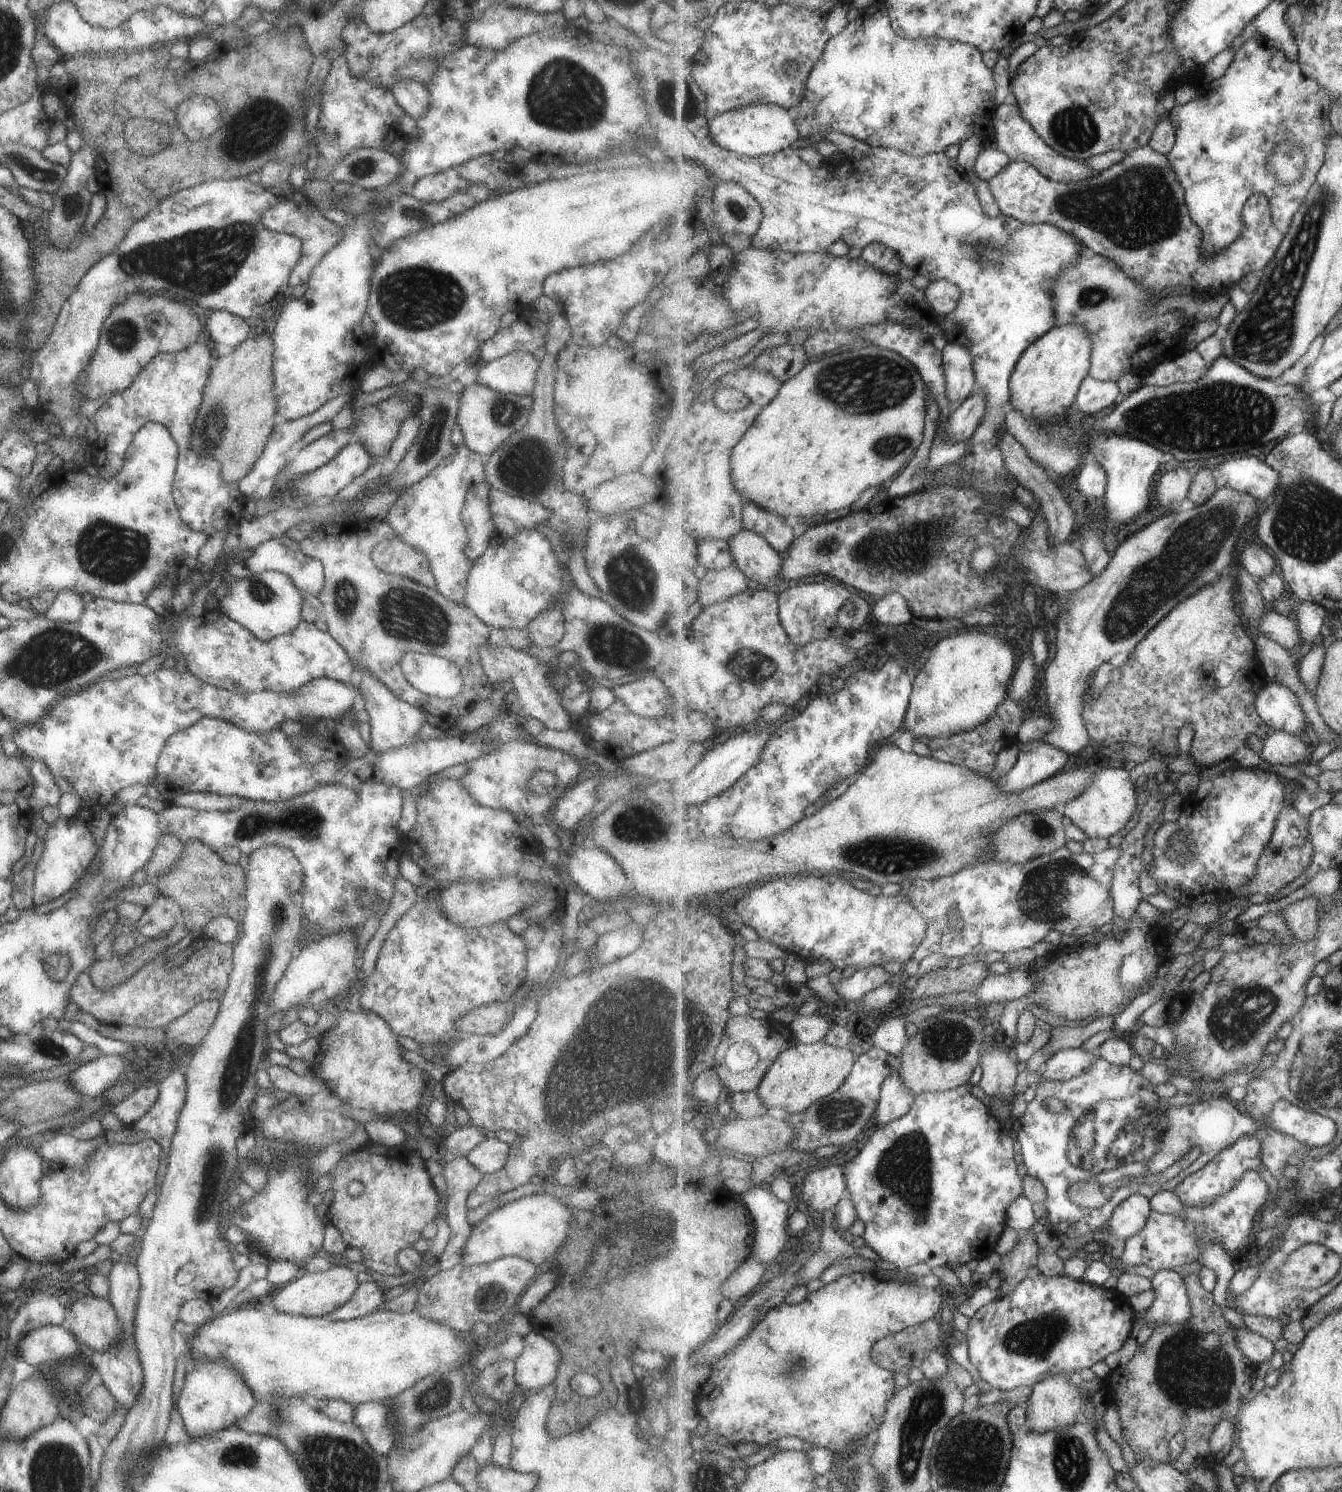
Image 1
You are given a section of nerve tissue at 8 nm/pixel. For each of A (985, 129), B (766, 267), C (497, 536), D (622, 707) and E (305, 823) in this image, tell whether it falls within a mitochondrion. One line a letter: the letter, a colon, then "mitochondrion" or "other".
A: other
B: other
C: other
D: other
E: mitochondrion

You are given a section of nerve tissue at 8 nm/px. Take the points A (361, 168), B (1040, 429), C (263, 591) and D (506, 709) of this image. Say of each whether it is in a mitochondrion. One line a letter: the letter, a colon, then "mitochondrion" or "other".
A: mitochondrion
B: mitochondrion
C: mitochondrion
D: other

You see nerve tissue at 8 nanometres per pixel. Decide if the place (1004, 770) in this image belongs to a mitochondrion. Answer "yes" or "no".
no

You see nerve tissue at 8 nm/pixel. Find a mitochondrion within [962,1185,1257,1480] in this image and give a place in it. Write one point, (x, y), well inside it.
(1193, 1370)

